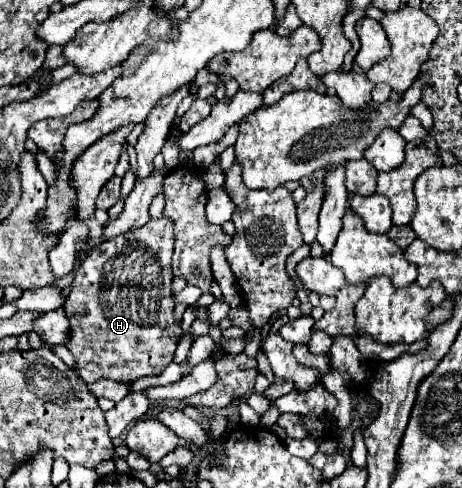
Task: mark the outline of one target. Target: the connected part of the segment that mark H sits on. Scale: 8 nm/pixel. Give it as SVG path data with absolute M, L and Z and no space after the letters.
M170 219L148 221L144 227L128 231L124 235L104 241L92 249L76 271L72 291L66 297L64 311L72 325L72 339L68 343L70 353L76 359L76 371L86 383L98 379L112 379L116 383L132 383L142 377L160 375L174 359L178 341L182 339L180 321L174 317L174 293L172 293L172 259L174 233Z

